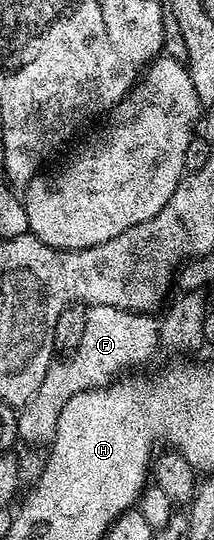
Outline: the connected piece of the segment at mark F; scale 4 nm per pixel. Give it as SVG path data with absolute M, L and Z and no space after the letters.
M93 305L91 308L88 309L88 318L86 319L86 331L82 334L82 343L78 343L78 347L72 353L67 354L63 359L56 359L53 360L52 366L46 371L46 379L42 379L42 387L38 387L38 391L36 394L30 398L30 400L22 406L19 410L17 419L16 419L16 436L19 438L21 442L25 441L28 445L44 445L43 447L51 446L52 440L54 439L54 431L58 427L58 415L62 415L62 407L66 407L66 403L70 403L70 399L74 399L74 395L78 395L79 393L89 393L91 389L101 389L103 385L111 385L113 381L117 380L121 375L127 374L129 371L127 369L132 369L135 365L144 365L147 363L148 360L152 357L152 352L157 352L158 346L160 344L160 326L158 324L157 318L155 316L146 314L146 313L131 313L130 311L126 311L125 309L119 309L118 307L106 307L105 305Z

